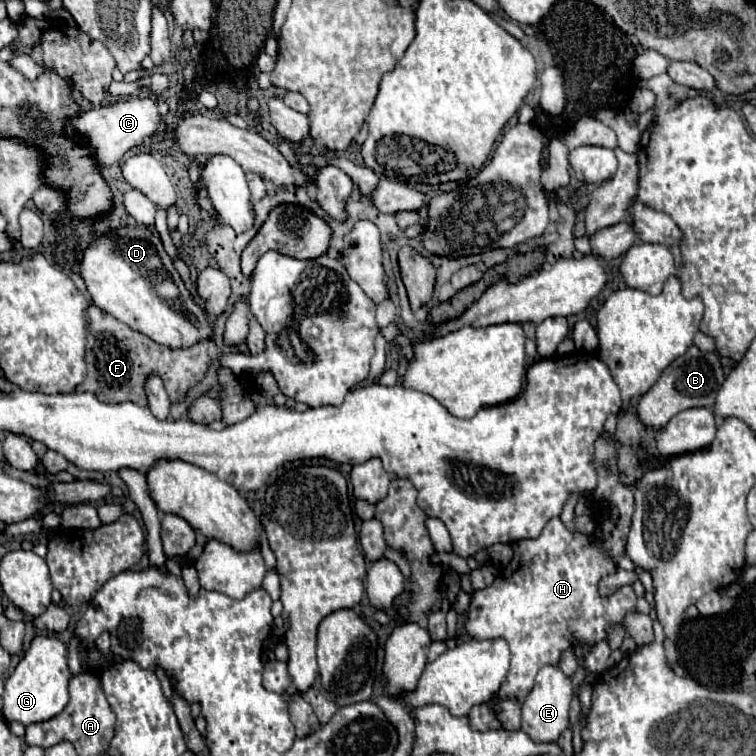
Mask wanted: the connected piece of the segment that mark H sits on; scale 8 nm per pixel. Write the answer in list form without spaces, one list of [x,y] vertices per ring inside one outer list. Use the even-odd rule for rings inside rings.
[[[603,436],[595,442],[595,462],[599,466],[599,486],[597,490],[589,496],[597,512],[593,514],[595,518],[595,534],[585,536],[585,534],[571,534],[559,518],[553,518],[541,532],[539,538],[535,540],[521,540],[517,544],[517,554],[513,556],[511,564],[505,568],[505,572],[485,590],[477,590],[471,594],[471,606],[467,612],[467,632],[475,640],[493,640],[493,638],[505,638],[511,650],[511,670],[507,680],[503,682],[499,696],[495,698],[519,698],[525,700],[525,696],[531,692],[535,684],[535,676],[541,666],[545,664],[557,664],[559,656],[563,650],[575,646],[575,644],[595,644],[599,640],[607,638],[607,630],[611,624],[621,624],[625,612],[635,610],[637,596],[631,586],[619,588],[613,596],[601,598],[597,592],[597,582],[603,574],[613,572],[615,564],[613,560],[621,558],[625,554],[625,536],[631,526],[631,514],[633,514],[633,490],[635,486],[623,486],[617,482],[617,470],[615,470],[615,444],[607,442]],[[603,462],[609,462],[609,472],[603,470]],[[599,546],[609,548],[611,556],[601,554]]]

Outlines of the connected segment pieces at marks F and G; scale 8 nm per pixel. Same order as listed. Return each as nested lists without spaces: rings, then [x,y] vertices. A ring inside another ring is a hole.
[[[97,306],[87,308],[87,322],[87,378],[79,390],[91,390],[103,402],[129,400],[139,406],[147,406],[145,382],[149,376],[155,376],[157,370],[163,370],[163,384],[167,388],[169,400],[179,404],[185,394],[205,378],[213,362],[209,356],[209,340],[201,340],[189,348],[169,348],[155,344],[141,332],[135,332],[127,324],[121,324],[113,316],[101,312]]]
[[[37,636],[31,642],[31,648],[25,652],[15,672],[5,682],[3,716],[7,720],[21,722],[23,726],[47,722],[67,706],[69,702],[67,684],[71,680],[71,672],[67,668],[65,654],[67,654],[65,644],[53,636]]]

